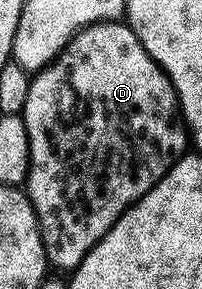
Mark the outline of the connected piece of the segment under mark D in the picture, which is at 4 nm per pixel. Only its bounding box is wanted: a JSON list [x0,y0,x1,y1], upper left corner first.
[22,21,186,273]

